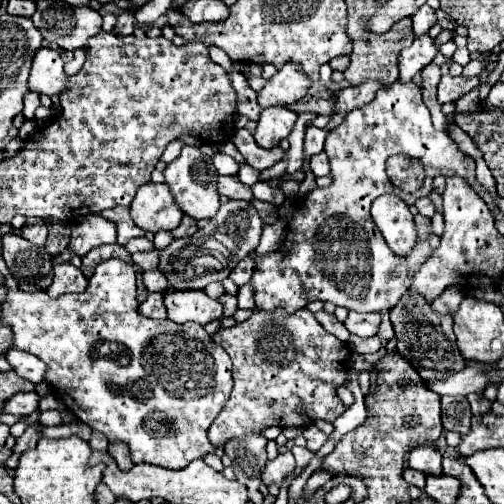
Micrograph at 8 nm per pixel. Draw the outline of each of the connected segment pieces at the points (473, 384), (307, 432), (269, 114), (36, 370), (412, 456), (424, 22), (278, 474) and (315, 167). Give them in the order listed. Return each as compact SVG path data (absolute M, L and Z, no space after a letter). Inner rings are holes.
M466 366L458 374L442 380L424 380L426 388L436 392L438 396L468 396L470 392L484 392L488 384L488 376L482 366Z
M308 426L308 428L304 428L304 438L306 438L306 448L310 450L310 452L318 452L320 450L320 446L324 444L324 440L328 438L326 434L322 434L316 426Z
M272 106L262 110L262 116L258 120L258 128L254 132L254 138L260 148L274 148L280 144L280 140L288 138L294 118L298 118L292 110L286 106Z
M10 350L10 354L6 354L6 360L10 362L12 370L14 370L20 378L24 378L24 380L28 380L28 382L32 382L32 384L44 382L46 364L44 364L40 358L32 356L32 354L28 354L28 352L22 352L22 350Z
M416 446L408 454L408 466L424 474L440 476L442 474L442 454L434 446Z
M424 4L424 6L412 16L412 28L414 28L414 34L416 34L416 36L426 34L434 24L436 24L436 14L434 14L434 10L432 10L428 4Z
M284 452L284 454L278 454L274 460L270 460L262 472L262 482L264 486L272 486L276 484L278 488L284 486L284 480L294 472L294 456L292 452Z
M326 152L312 156L312 160L310 160L310 170L314 172L314 176L316 176L316 178L318 178L318 176L326 176L326 174L330 172L330 166L328 166Z

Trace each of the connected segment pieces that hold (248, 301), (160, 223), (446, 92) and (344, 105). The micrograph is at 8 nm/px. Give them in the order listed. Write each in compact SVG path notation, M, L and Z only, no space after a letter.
M250 284L240 286L238 290L238 308L254 308L254 292Z
M146 182L138 188L132 204L130 214L134 222L144 228L146 232L160 232L160 230L174 230L182 220L182 210L176 206L170 188L166 184Z
M442 76L440 84L438 84L438 102L446 104L446 102L456 102L458 98L462 98L464 94L468 94L470 90L474 90L480 84L480 80L474 78L464 78L464 76Z
M364 82L360 86L350 86L350 88L338 90L336 92L336 110L334 110L334 116L328 122L326 130L334 130L336 126L340 126L344 122L346 114L352 112L354 108L370 104L378 88L382 88L380 82Z

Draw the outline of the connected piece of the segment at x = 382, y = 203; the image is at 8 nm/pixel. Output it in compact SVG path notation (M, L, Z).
M384 194L372 202L372 218L394 254L406 256L416 244L416 228L404 200Z

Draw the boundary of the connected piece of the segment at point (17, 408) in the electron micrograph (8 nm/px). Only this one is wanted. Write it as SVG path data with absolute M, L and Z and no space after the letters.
M18 392L10 400L4 402L2 412L4 414L16 414L16 416L30 416L38 410L40 396L36 392Z

